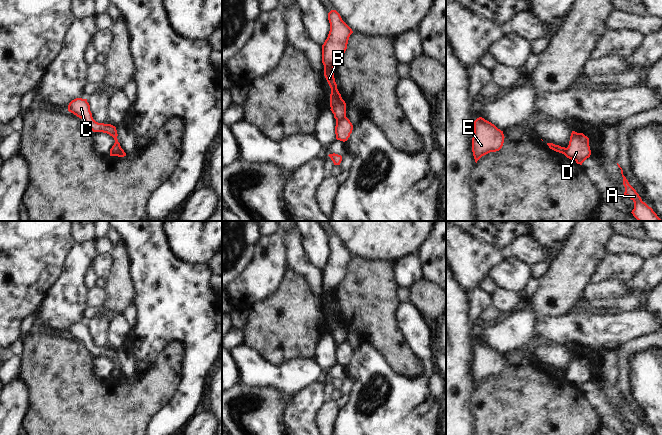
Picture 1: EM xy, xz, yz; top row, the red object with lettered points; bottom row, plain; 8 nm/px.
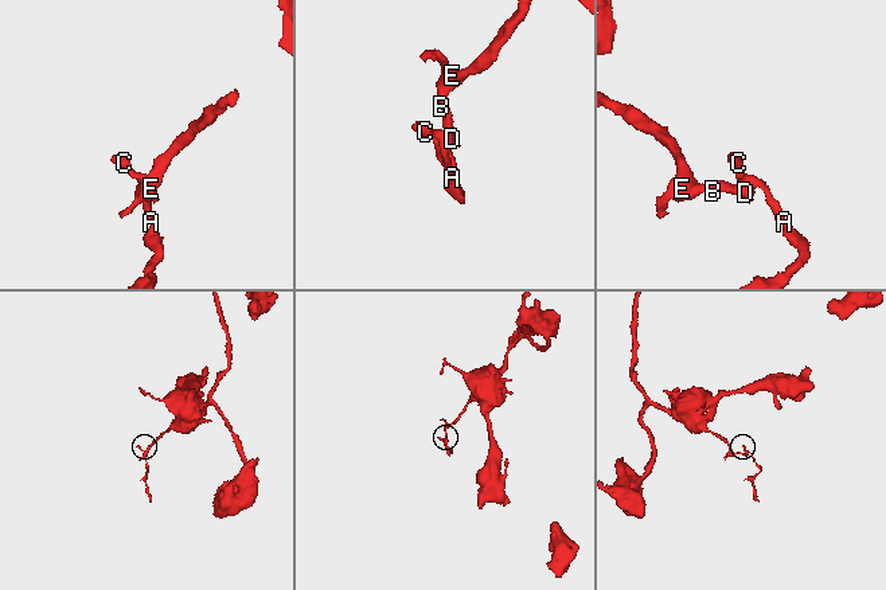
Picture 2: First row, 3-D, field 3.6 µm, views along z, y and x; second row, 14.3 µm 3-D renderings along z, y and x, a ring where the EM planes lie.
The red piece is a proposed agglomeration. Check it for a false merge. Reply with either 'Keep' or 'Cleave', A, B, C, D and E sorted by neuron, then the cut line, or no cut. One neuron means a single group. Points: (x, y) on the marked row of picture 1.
Cleave. Groups: A C D / B E. Split along xz (345, 116), (336, 121).

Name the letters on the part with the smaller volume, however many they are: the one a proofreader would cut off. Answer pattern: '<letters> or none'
A, C, D.

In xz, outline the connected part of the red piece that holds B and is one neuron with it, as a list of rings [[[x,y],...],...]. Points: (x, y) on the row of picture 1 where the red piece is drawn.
[[[336,10],[328,13],[330,31],[327,39],[322,45],[322,63],[324,65],[324,76],[331,88],[330,107],[336,121],[346,117],[346,103],[337,89],[334,78],[334,67],[336,62],[344,55],[352,29],[342,20]]]

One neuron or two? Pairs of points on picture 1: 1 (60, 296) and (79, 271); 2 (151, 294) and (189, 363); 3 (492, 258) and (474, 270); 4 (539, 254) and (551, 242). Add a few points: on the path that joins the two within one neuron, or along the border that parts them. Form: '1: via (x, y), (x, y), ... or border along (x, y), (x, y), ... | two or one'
1: via (66, 290), (71, 285), (73, 277) | one
2: via (166, 310), (196, 340), (196, 346) | one
3: via (488, 259), (478, 266) | one
4: border along (529, 235), (550, 255) | two

